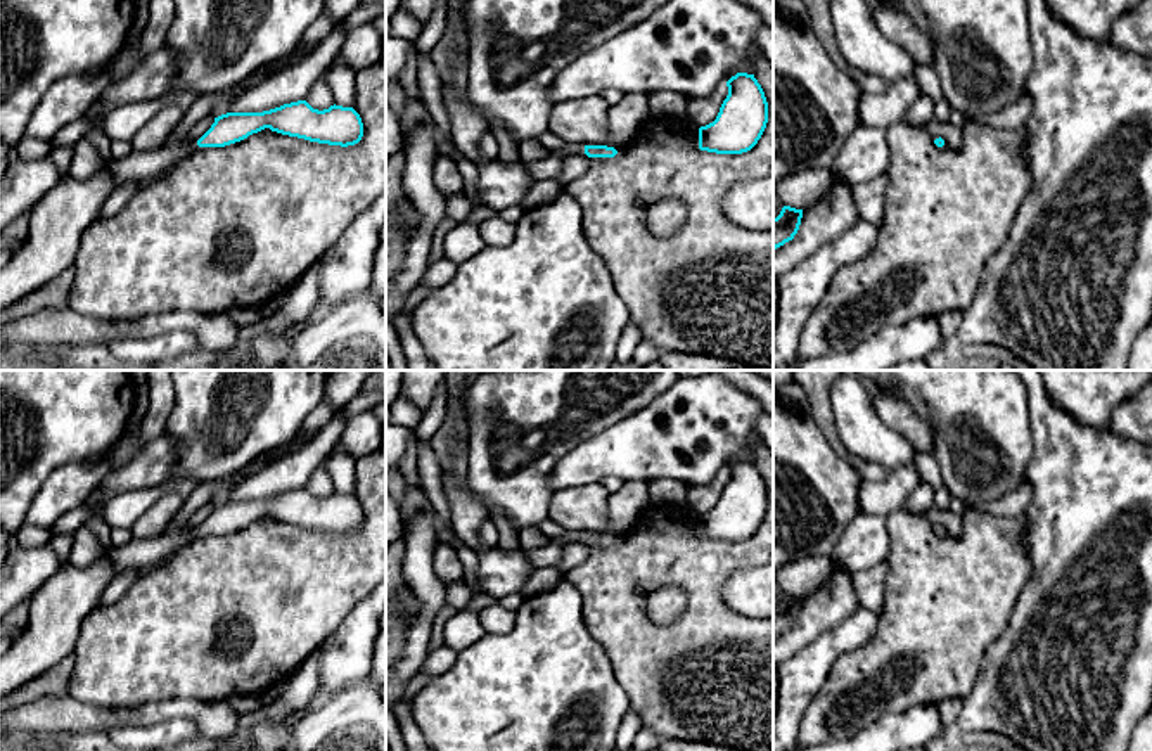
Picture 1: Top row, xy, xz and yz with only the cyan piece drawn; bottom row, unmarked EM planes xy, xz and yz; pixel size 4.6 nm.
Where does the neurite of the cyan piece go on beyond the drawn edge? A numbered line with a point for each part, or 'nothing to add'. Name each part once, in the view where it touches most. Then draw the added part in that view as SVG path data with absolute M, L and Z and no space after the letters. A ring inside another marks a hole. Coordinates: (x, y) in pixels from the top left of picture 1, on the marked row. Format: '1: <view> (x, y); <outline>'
1: xz (571, 149); M567 144L562 151L552 152L552 154L557 154L560 157L566 157L566 156L586 156L585 154L585 145L578 145L578 144Z

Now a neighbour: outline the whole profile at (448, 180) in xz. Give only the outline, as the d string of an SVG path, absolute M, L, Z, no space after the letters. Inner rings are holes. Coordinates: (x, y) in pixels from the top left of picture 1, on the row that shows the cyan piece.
M438 156L434 163L434 185L445 197L464 190L462 175L448 156Z

